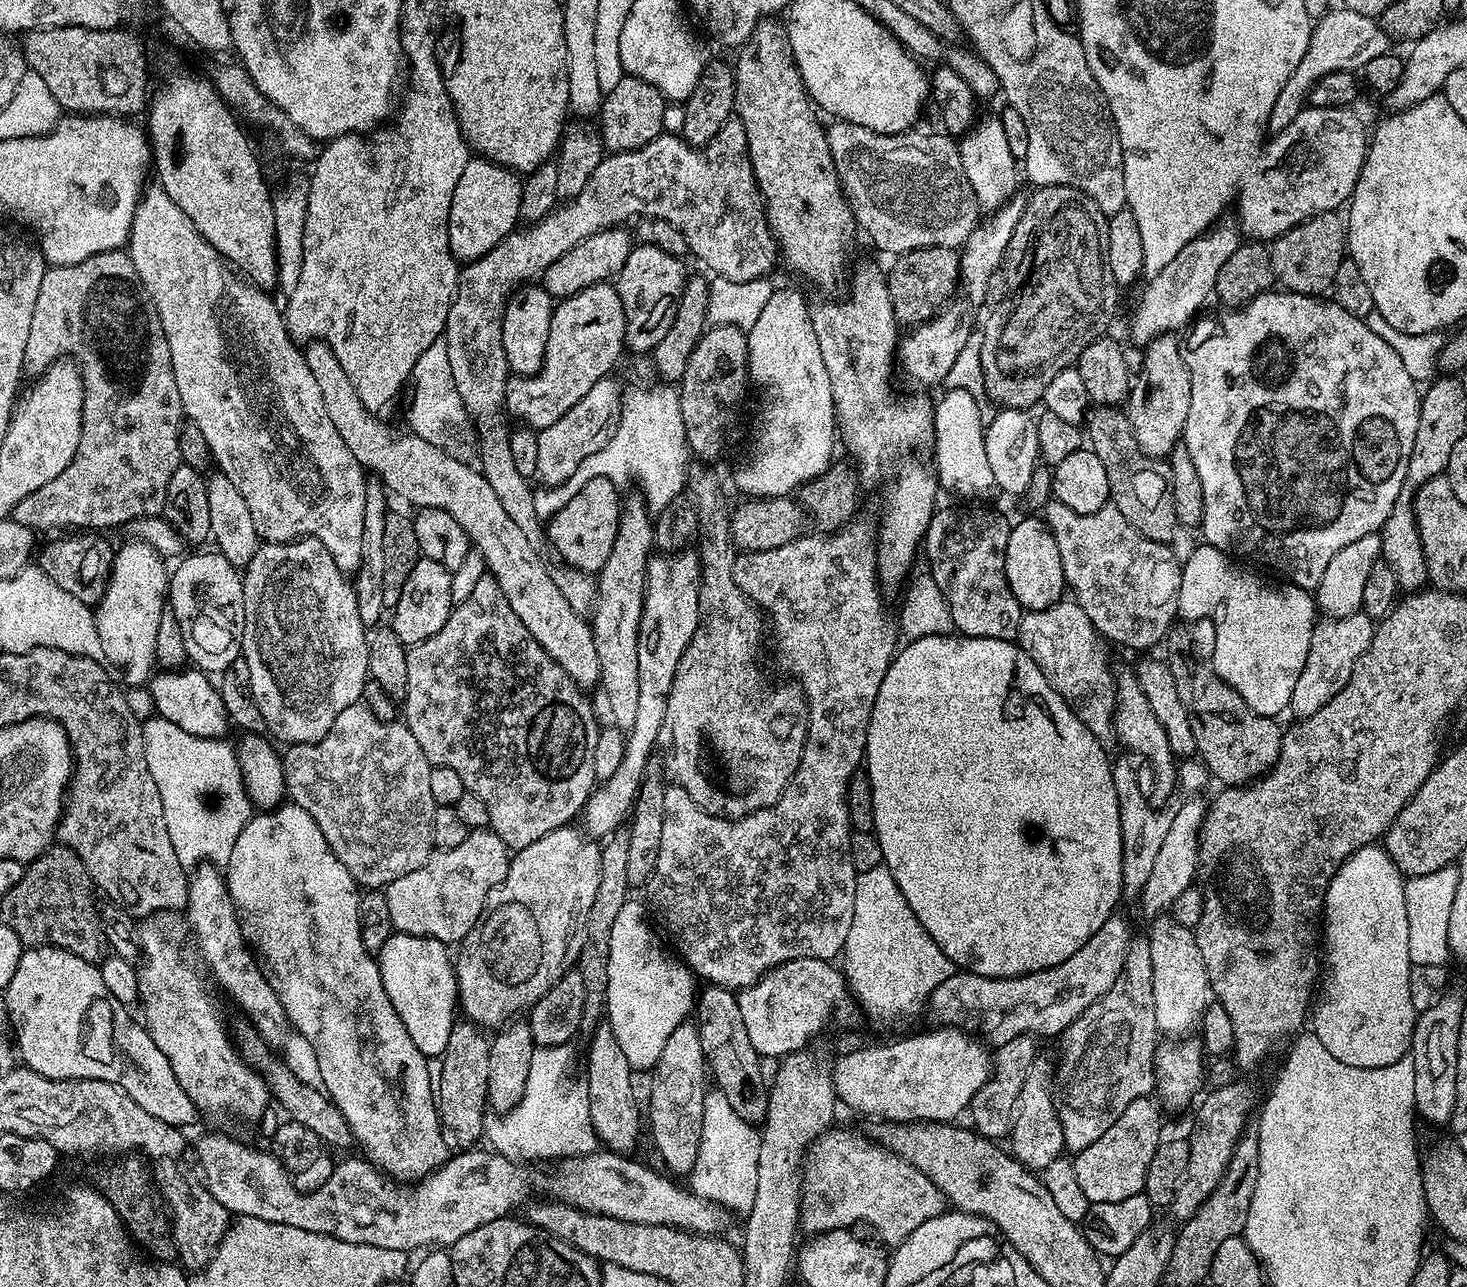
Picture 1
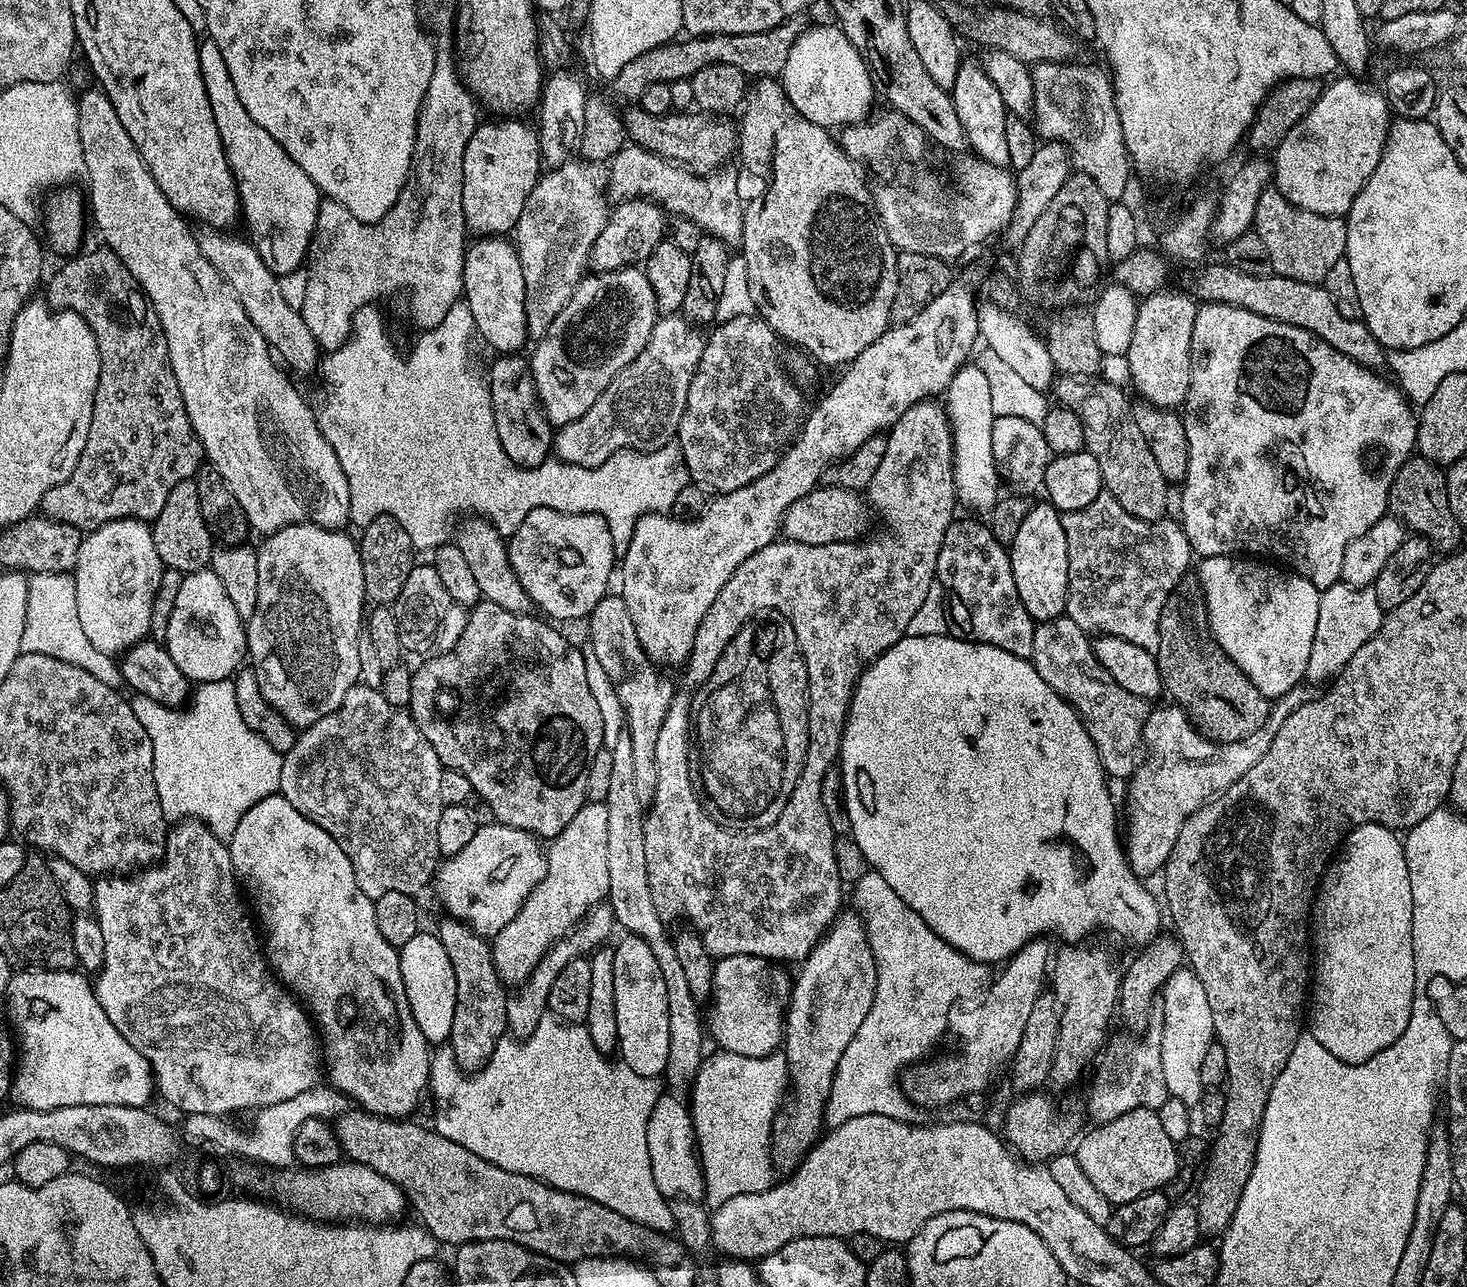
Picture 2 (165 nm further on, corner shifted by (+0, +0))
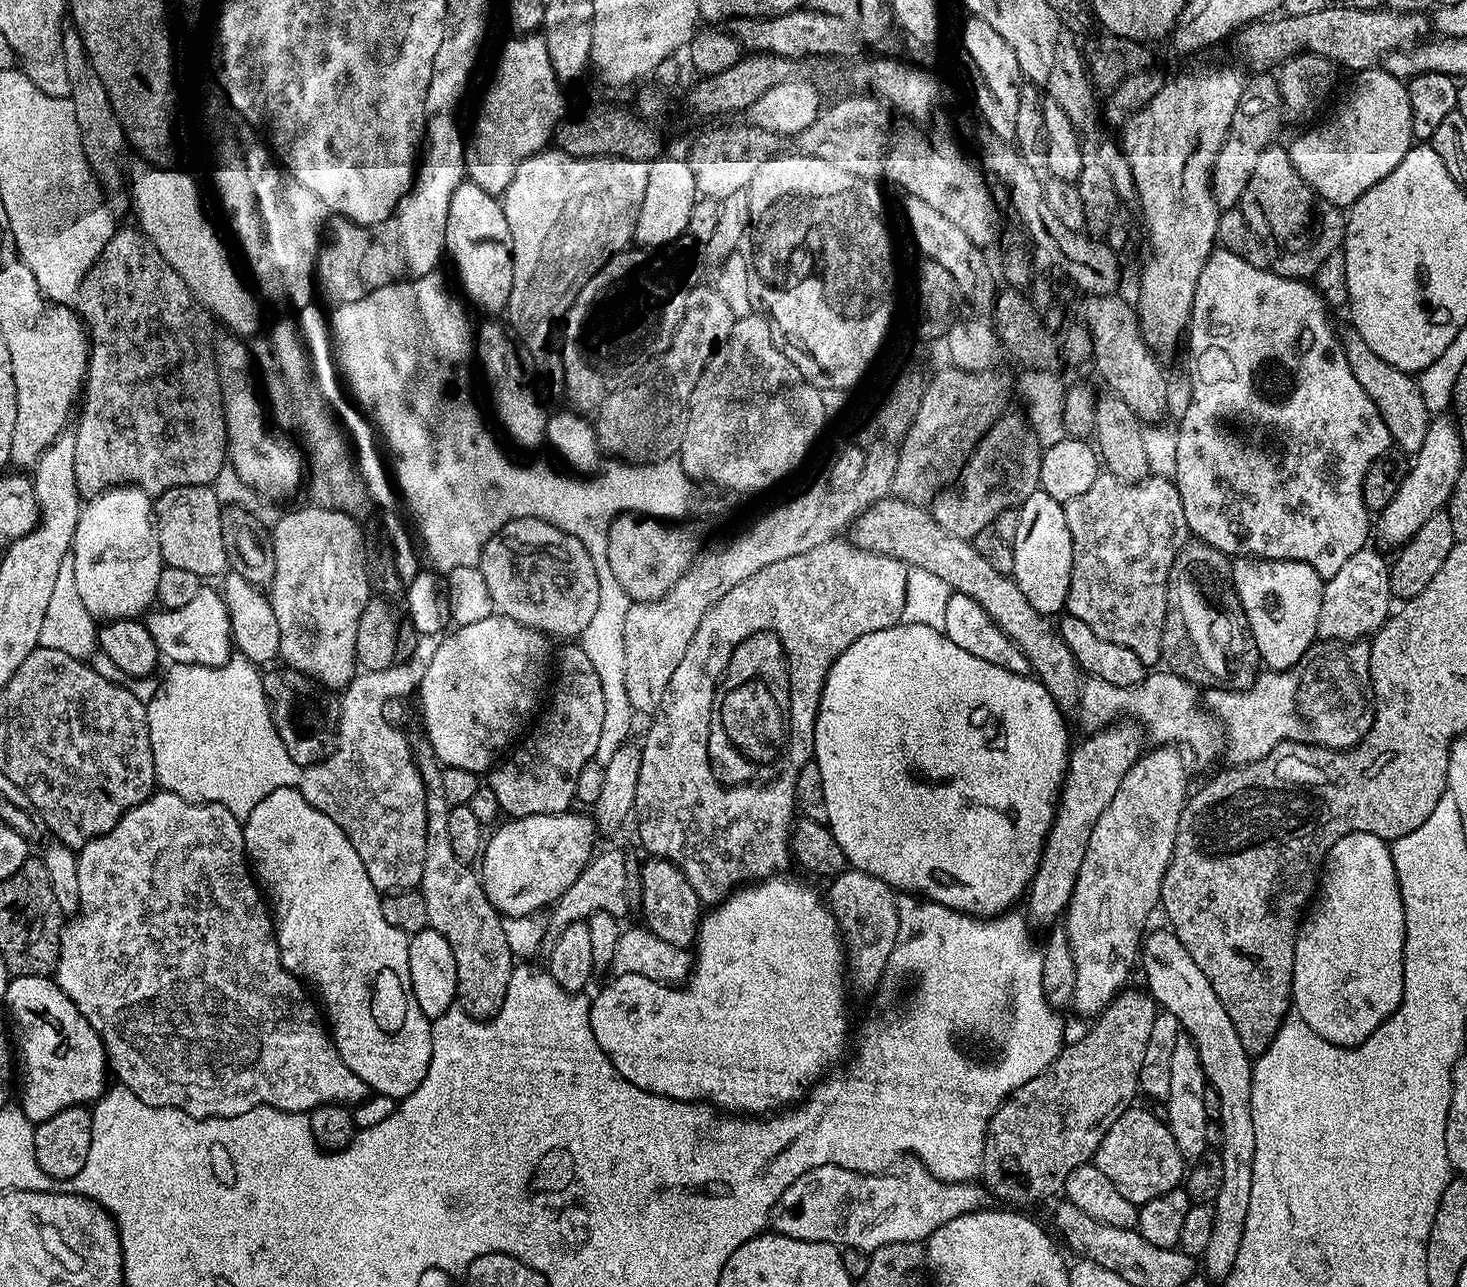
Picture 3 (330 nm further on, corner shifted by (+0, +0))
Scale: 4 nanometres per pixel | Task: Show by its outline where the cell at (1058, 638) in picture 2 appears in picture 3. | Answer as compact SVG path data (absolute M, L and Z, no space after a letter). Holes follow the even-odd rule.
M1152 670L1135 688L1119 688L1105 680L1088 678L1080 691L1080 724L1085 733L1103 732L1113 724L1127 718L1135 722L1156 746L1189 744L1194 751L1212 760L1226 748L1226 736L1222 725L1207 707L1202 706L1202 696L1195 684L1167 670Z

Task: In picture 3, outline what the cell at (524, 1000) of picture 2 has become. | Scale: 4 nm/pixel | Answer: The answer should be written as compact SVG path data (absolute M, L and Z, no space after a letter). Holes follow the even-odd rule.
M616 848L609 852L597 851L582 874L578 874L574 886L558 897L551 912L552 916L547 921L548 936L552 938L560 937L568 926L587 921L596 912L608 912L611 916L624 918L628 912L628 866L623 854Z

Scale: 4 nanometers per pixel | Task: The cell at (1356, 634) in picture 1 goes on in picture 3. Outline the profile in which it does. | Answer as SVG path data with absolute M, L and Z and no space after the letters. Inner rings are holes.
M1366 546L1362 551L1354 554L1338 570L1338 574L1334 574L1328 580L1324 581L1324 593L1322 594L1322 606L1318 616L1318 633L1324 640L1364 640L1371 637L1389 618L1393 611L1394 597L1392 587L1390 586L1390 571L1387 559L1384 560L1378 553Z

